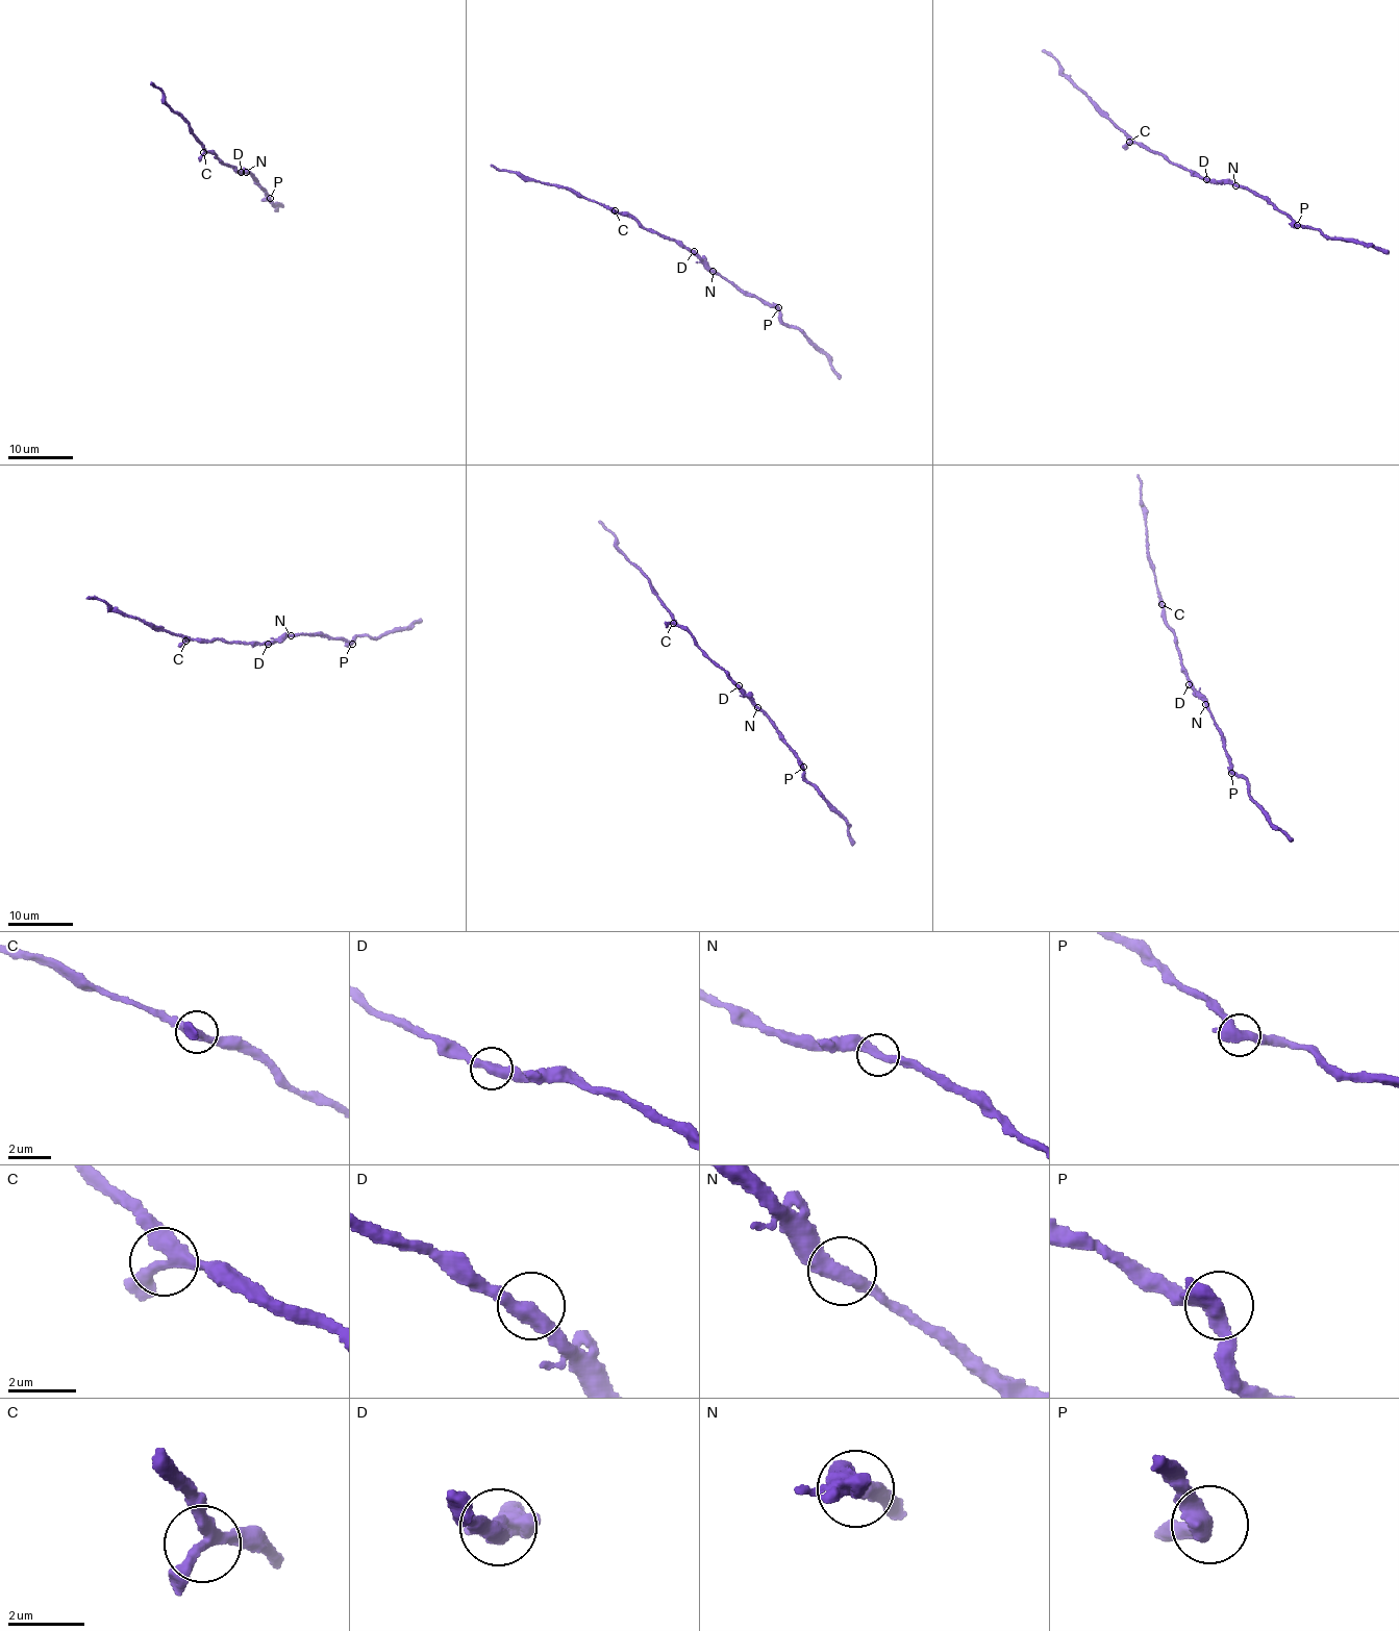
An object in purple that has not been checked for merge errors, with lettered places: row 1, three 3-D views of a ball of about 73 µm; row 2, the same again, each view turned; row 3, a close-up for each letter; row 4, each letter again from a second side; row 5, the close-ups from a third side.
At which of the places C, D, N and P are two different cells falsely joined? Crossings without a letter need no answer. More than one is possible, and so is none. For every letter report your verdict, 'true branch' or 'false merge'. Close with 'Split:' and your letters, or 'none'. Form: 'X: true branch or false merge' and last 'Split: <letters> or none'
C: true branch
D: true branch
N: true branch
P: true branch
Split: none

